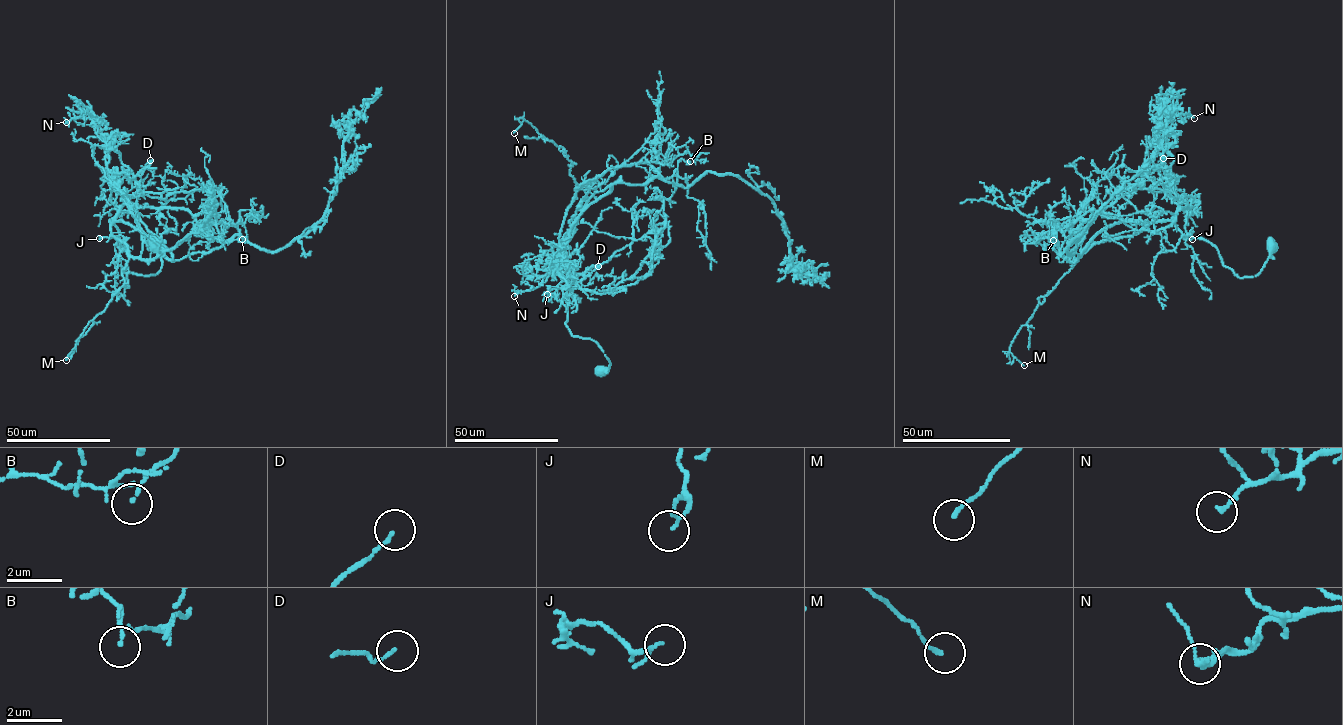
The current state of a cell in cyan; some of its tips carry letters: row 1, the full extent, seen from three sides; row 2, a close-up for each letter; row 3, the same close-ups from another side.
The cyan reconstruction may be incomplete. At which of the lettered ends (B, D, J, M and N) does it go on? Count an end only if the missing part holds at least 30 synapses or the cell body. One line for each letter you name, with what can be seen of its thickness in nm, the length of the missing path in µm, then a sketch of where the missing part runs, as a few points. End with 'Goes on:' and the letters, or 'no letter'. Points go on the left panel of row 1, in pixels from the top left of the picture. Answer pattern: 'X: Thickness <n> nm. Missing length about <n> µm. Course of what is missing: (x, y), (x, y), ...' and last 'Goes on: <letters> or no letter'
Goes on: no letter

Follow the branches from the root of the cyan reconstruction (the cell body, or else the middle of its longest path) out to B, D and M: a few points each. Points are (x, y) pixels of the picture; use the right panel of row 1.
B: (1271, 249), (1239, 278), (1175, 225), (1182, 200), (1138, 231), (1093, 194), (1053, 240)
D: (1271, 249), (1258, 273), (1239, 278), (1224, 264), (1212, 244), (1185, 236), (1173, 221), (1179, 198), (1163, 158)
M: (1271, 249), (1258, 273), (1239, 278), (1215, 246), (1172, 220), (1093, 244), (1016, 335), (1009, 352), (1024, 365)

